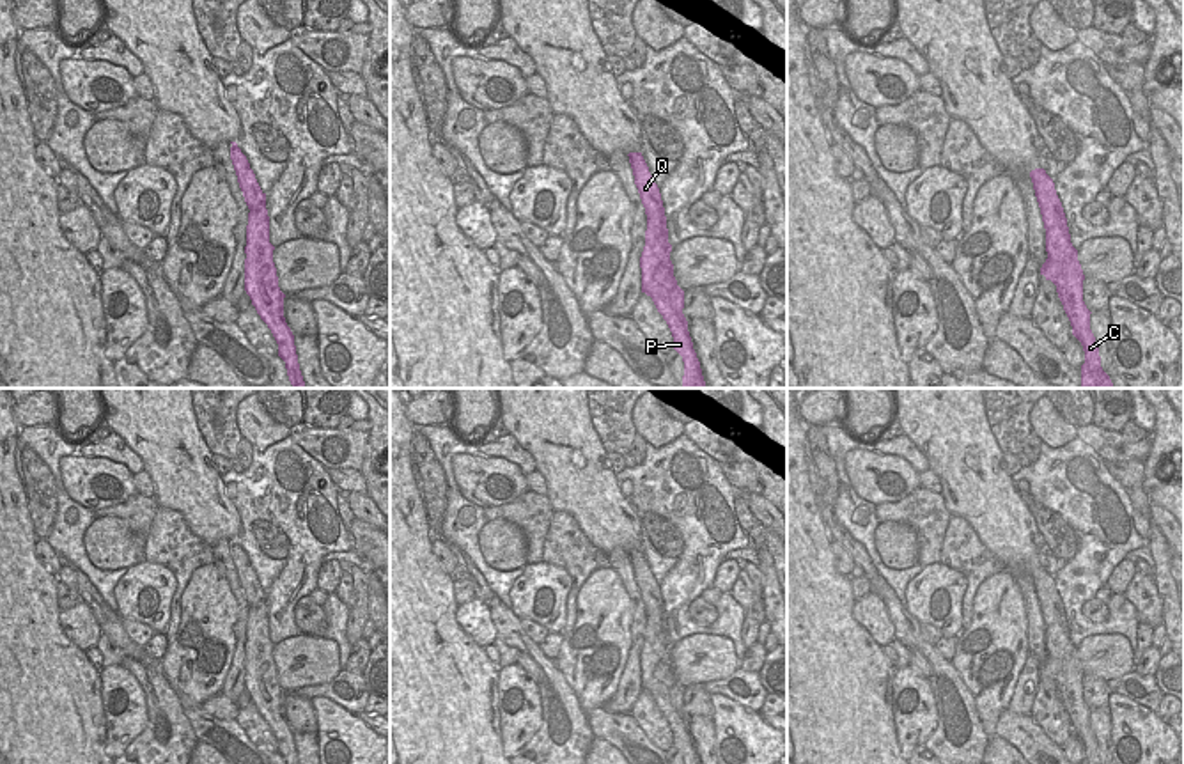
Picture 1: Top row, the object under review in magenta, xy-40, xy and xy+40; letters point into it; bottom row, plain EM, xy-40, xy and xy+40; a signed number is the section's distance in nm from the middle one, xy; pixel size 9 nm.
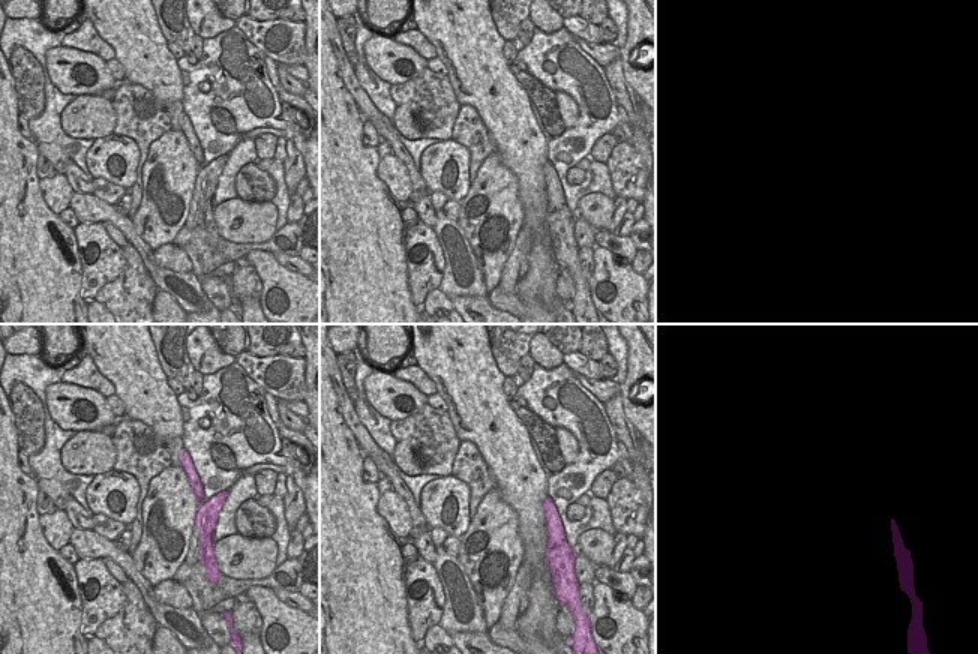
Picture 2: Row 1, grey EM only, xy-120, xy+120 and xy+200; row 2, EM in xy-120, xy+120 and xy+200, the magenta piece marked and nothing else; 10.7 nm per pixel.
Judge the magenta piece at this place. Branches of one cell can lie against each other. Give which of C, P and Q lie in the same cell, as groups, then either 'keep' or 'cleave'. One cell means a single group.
groups C Q / P; cleave

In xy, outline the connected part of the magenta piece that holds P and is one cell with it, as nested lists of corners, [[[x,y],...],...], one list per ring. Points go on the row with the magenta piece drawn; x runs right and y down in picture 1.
[[[647,220],[645,246],[640,257],[642,268],[642,292],[652,298],[658,312],[666,321],[672,337],[674,349],[682,356],[684,376],[682,388],[705,388],[700,362],[693,349],[693,342],[688,331],[688,321],[682,310],[682,296],[672,298],[672,289],[666,289],[656,280],[658,268],[663,266],[672,280],[674,269],[670,266],[670,248],[666,245],[666,234],[659,220]]]

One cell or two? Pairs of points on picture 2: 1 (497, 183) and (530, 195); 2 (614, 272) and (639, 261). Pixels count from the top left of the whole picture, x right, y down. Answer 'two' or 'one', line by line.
1: two
2: two

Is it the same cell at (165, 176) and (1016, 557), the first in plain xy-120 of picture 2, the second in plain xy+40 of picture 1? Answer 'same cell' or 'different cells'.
different cells

